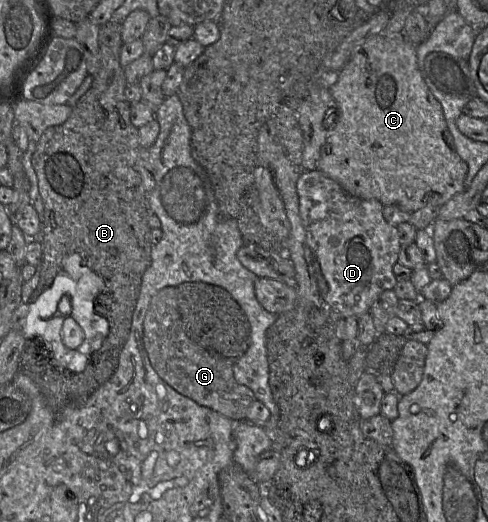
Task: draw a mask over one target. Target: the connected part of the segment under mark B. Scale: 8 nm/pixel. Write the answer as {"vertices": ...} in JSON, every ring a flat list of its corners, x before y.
{"vertices":[[110,20,100,26,98,43,99,69,92,76,91,87,75,103,70,117,62,125,51,126,44,131,32,155,32,164,37,174,39,192,44,204,44,222,40,281,31,296,30,303,52,286,63,260,76,253,81,256,84,265,100,275,104,281,104,289,94,300,94,310,109,323,109,332,101,347,91,354,82,372,59,369,42,340,35,343,33,339,26,339,20,357,20,370,34,381,49,404,57,408,83,403,117,370,121,351,131,332,142,278,151,264,151,249,154,246,149,242,151,228,148,224,150,209,148,198,150,195,146,195,141,176,136,170,140,149,139,131,131,123,130,103,126,100,124,92,127,83,120,64,120,49,123,44,121,24]]}

